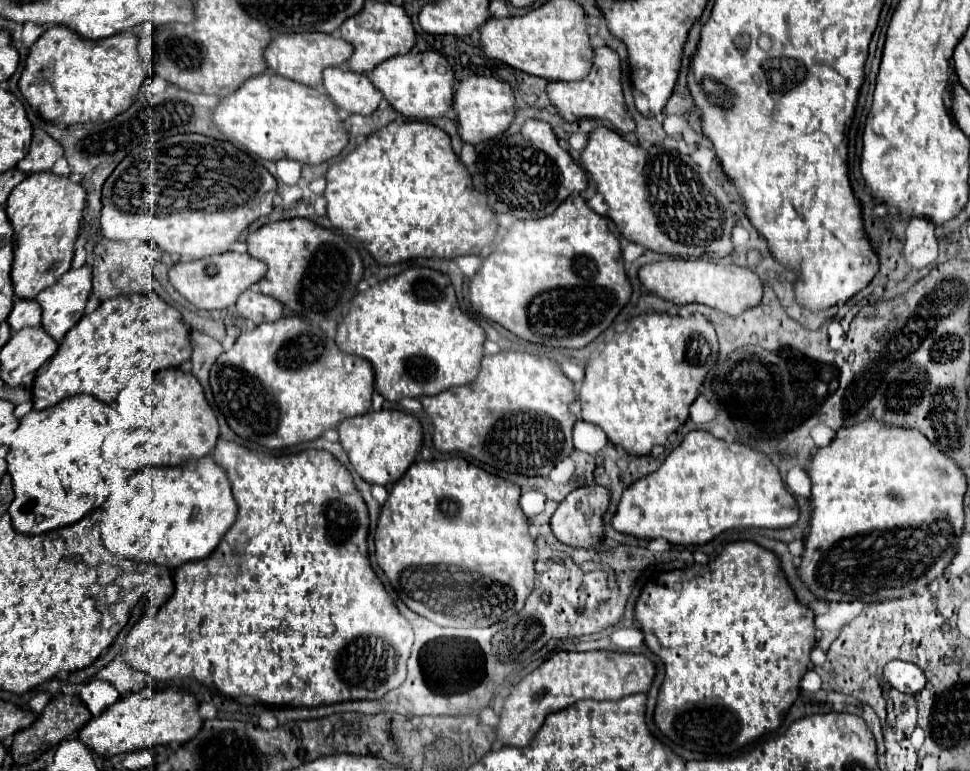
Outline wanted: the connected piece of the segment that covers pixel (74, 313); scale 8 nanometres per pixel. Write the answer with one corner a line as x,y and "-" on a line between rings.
83,266
65,272
53,286
45,288
35,298
43,310
41,314
43,330
53,340
61,342
65,332
79,322
89,292
91,292
91,268

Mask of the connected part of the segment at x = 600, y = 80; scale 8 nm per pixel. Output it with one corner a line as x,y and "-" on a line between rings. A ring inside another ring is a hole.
605,46
593,48
593,68
587,78
577,82
549,82
547,84
547,96
551,104
557,108
557,114
565,122
575,122
579,118
595,118
595,120
607,120
613,124
613,128
619,134
627,134
635,128
635,122
625,114
623,104
623,92
621,92
621,66
619,56

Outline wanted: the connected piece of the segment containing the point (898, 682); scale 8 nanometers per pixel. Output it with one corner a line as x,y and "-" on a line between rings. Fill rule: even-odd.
891,660
883,668
883,678
899,692
917,694
925,686
925,674
911,662

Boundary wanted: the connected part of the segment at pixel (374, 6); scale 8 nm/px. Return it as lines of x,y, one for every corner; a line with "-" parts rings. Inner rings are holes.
365,2
361,12
357,12
355,16
347,18
341,24
339,36
353,46
353,54
345,64
351,72
357,72
357,74
373,70
377,64
381,64
383,60
387,60
391,56
407,54
411,50
411,46
415,44
415,32
413,32
409,16
405,14
405,10
401,6
395,6
389,2
385,2
385,4
383,2

